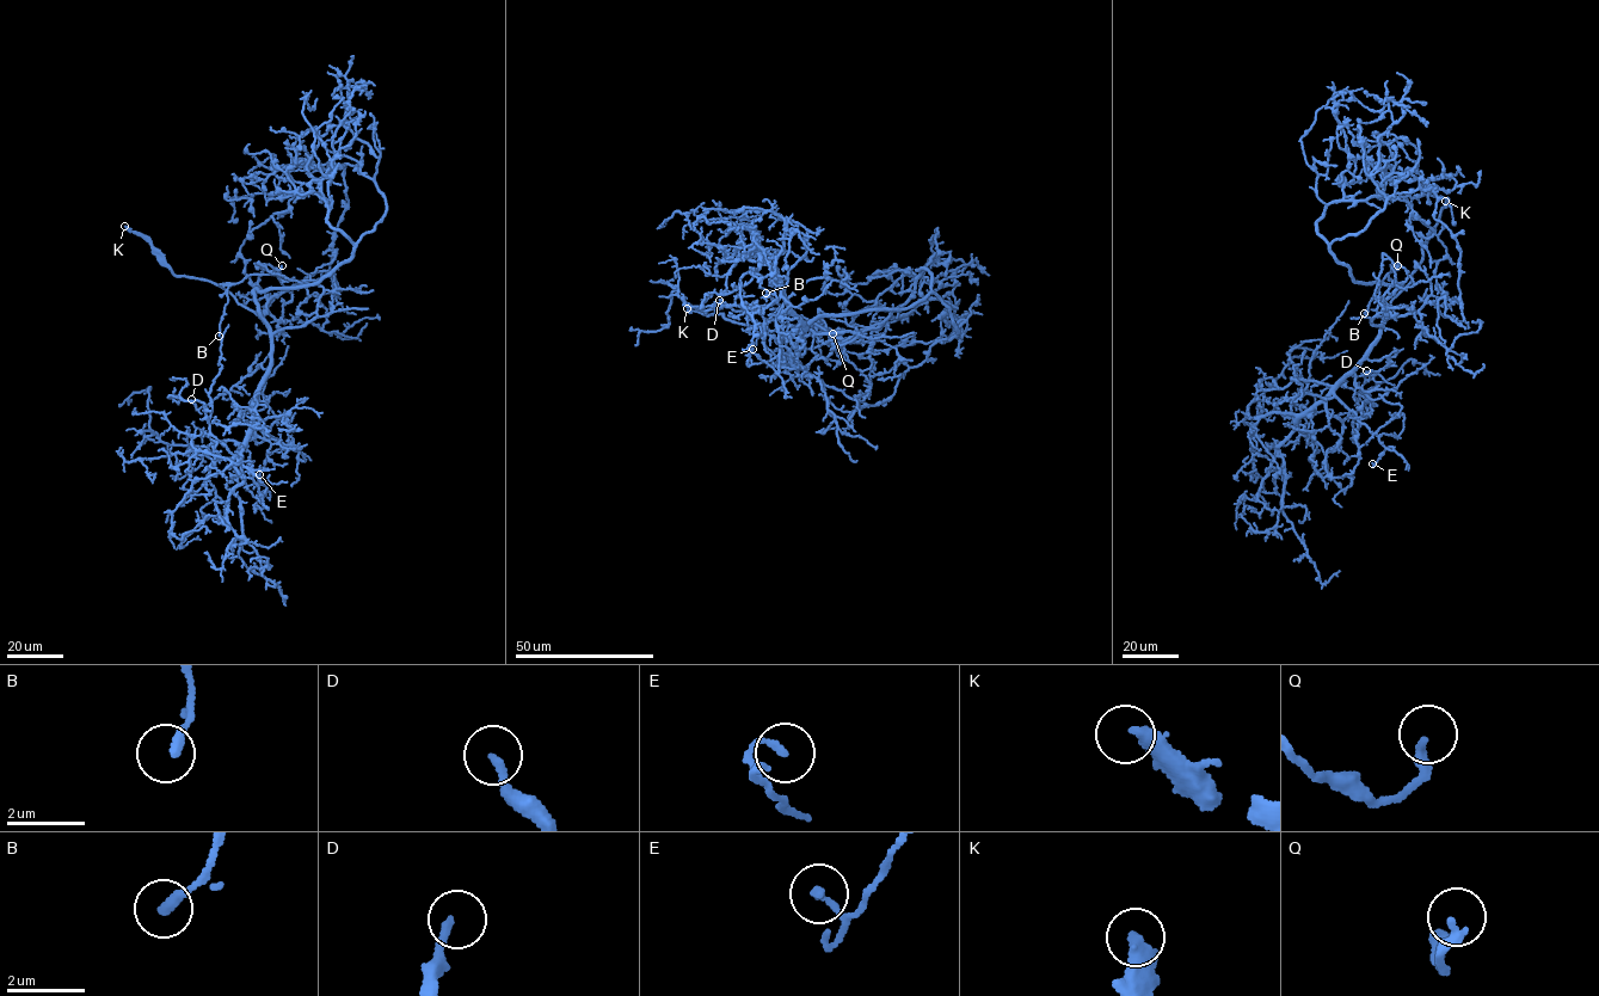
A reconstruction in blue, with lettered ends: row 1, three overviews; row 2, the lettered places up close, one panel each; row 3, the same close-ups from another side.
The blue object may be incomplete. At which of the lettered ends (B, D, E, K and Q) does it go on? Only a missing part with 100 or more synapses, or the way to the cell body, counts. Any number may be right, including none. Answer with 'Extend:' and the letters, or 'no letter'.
Extend: K

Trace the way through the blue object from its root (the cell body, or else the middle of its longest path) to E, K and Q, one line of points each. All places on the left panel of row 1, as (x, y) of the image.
E: (269, 288), (257, 288), (253, 296), (271, 348), (254, 411), (262, 430), (288, 450), (269, 455), (259, 474)
K: (269, 288), (257, 288), (253, 296), (264, 321), (219, 286), (173, 274), (148, 241), (124, 226)
Q: (269, 288), (253, 299), (272, 333), (317, 315), (297, 309), (309, 296), (303, 284), (259, 263), (282, 265)

